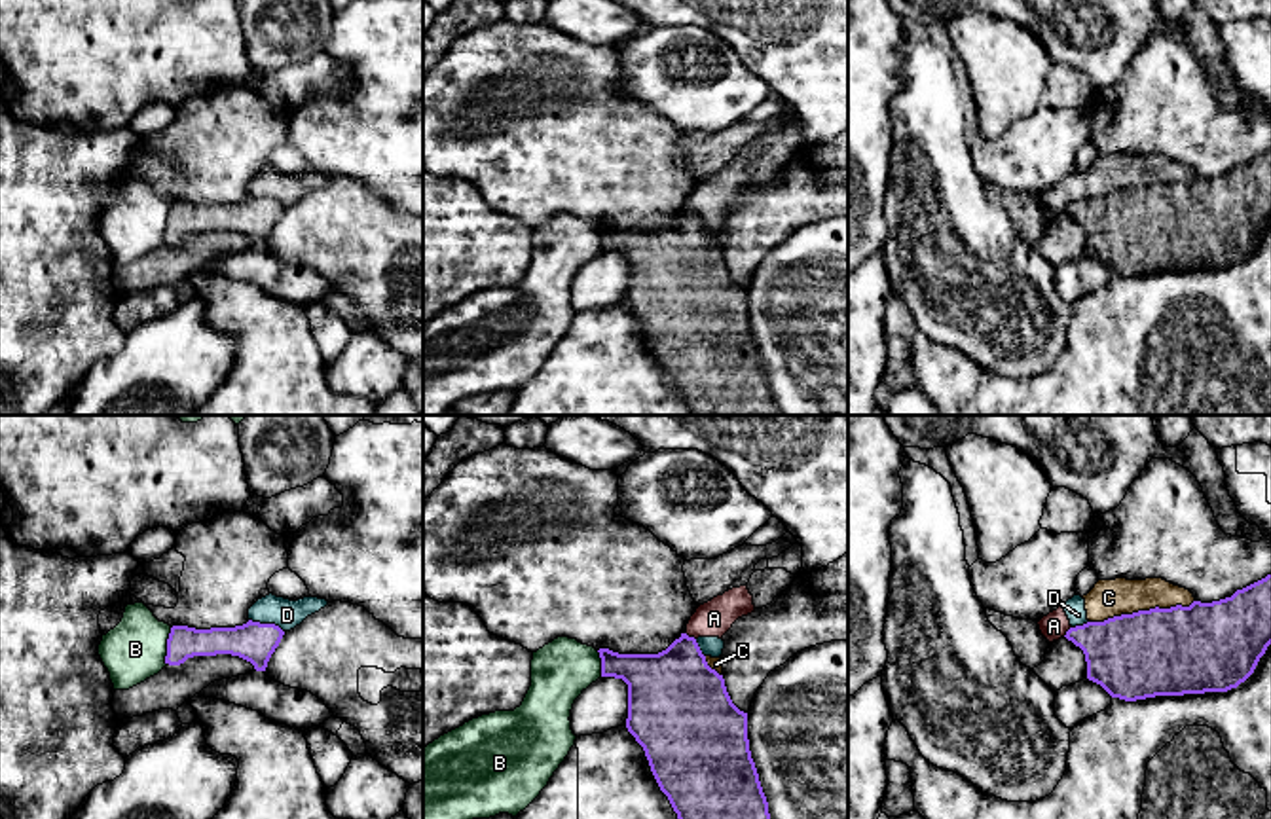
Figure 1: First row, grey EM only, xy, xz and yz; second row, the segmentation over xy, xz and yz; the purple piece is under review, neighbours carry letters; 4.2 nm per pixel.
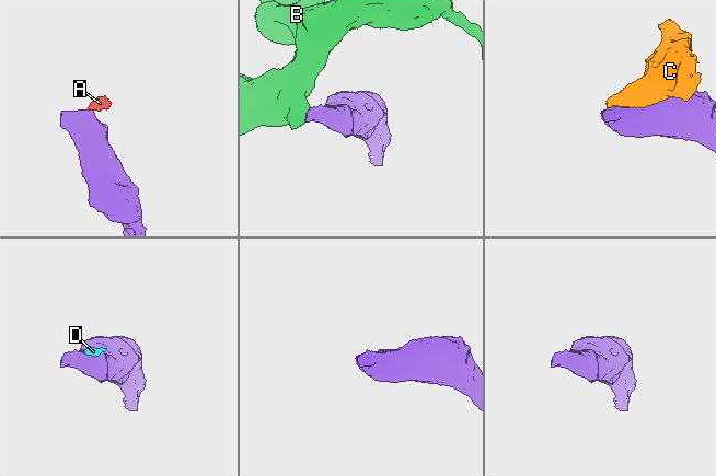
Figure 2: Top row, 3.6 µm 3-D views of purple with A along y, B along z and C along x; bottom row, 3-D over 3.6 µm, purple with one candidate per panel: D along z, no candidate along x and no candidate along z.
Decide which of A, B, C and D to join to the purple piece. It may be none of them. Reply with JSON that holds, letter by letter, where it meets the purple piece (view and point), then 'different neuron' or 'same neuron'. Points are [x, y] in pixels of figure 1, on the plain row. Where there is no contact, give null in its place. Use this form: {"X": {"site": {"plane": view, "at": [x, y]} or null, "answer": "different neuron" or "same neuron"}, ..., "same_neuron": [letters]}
{"A": {"site": {"plane": "xz", "at": [691, 213]}, "answer": "different neuron"}, "B": {"site": {"plane": "xy", "at": [167, 222]}, "answer": "different neuron"}, "C": {"site": {"plane": "yz", "at": [1141, 186]}, "answer": "different neuron"}, "D": {"site": {"plane": "xy", "at": [266, 200]}, "answer": "different neuron"}, "same_neuron": []}

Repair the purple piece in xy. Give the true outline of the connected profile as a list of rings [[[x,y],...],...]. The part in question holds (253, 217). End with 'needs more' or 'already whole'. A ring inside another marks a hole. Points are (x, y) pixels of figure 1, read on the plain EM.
[[[252,195],[235,203],[211,205],[173,201],[165,239],[180,241],[193,231],[231,229],[250,237],[256,246],[266,246],[283,210],[285,207],[279,201]]]; already whole

